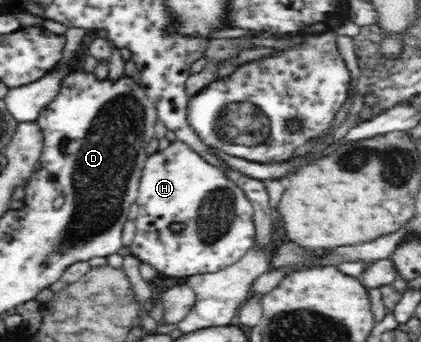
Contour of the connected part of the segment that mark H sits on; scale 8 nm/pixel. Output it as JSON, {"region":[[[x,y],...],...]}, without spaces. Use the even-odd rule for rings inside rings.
{"region":[[[176,140],[170,143],[164,151],[157,151],[147,157],[140,176],[139,194],[135,202],[138,204],[138,214],[134,220],[136,231],[134,241],[130,245],[131,255],[136,256],[141,262],[149,263],[154,269],[157,269],[159,275],[187,278],[191,275],[215,272],[240,261],[240,258],[244,257],[248,249],[255,244],[255,209],[252,207],[251,201],[246,197],[243,189],[237,186],[236,182],[232,181],[224,173],[223,169],[220,169],[219,166],[212,165],[202,155],[195,153],[186,142]],[[174,222],[184,225],[184,229],[182,231],[171,231],[169,225]]]}

